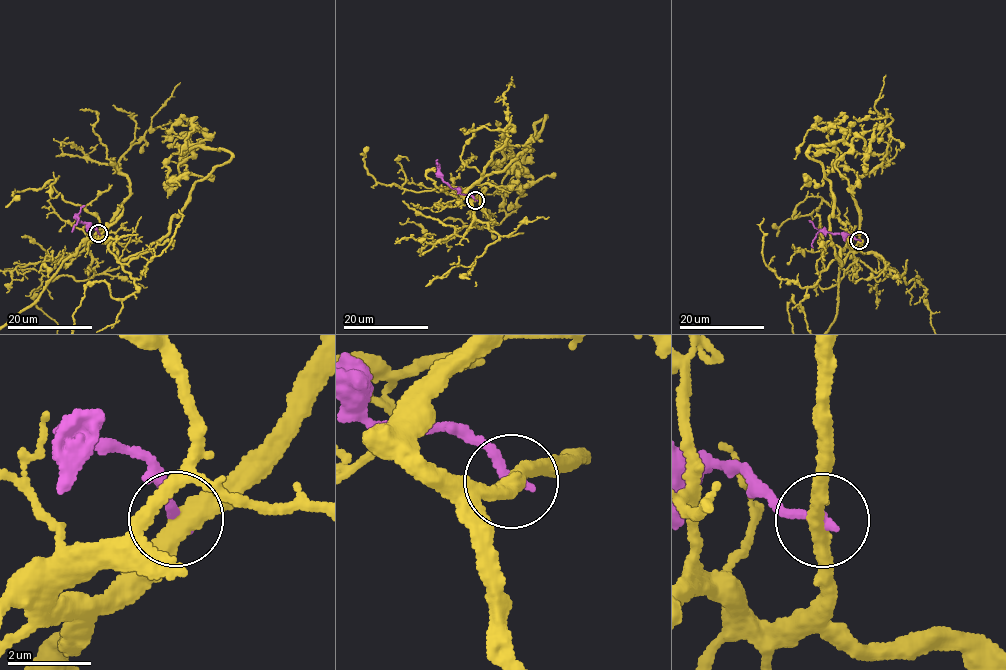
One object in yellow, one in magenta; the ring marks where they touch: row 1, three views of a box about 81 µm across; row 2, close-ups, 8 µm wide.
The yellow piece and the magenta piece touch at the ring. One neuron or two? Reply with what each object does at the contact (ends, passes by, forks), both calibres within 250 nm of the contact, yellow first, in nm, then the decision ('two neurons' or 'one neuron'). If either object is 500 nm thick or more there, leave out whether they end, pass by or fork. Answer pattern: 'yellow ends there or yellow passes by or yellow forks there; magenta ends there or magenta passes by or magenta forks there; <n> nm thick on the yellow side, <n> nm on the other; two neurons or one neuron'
yellow passes by; magenta ends there; 400 nm thick on the yellow side, 240 nm on the other; two neurons

